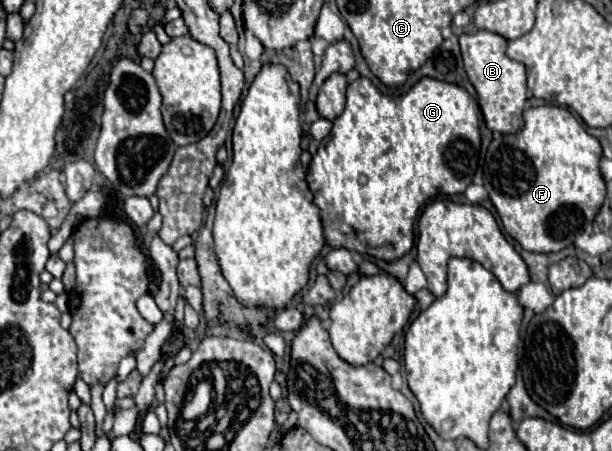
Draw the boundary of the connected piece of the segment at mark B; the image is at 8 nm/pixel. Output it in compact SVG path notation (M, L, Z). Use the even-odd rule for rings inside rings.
M477 30L473 34L461 34L459 44L461 44L465 72L477 90L478 103L487 128L501 134L519 132L524 124L525 103L530 97L527 82L525 82L525 66L517 60L511 60L505 54L507 40L495 32Z

